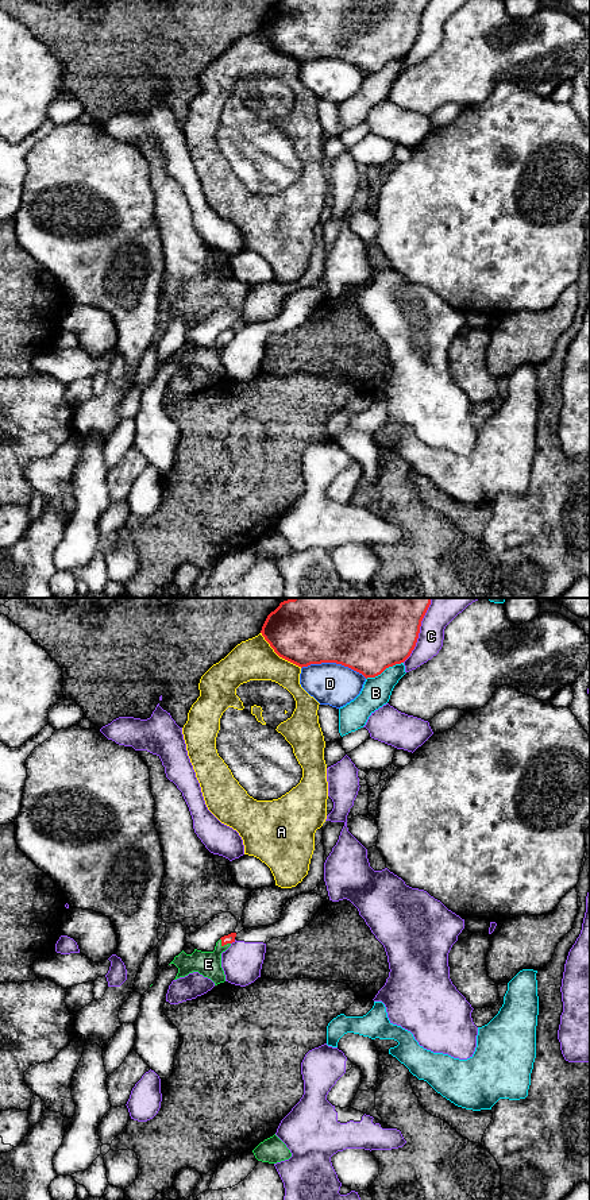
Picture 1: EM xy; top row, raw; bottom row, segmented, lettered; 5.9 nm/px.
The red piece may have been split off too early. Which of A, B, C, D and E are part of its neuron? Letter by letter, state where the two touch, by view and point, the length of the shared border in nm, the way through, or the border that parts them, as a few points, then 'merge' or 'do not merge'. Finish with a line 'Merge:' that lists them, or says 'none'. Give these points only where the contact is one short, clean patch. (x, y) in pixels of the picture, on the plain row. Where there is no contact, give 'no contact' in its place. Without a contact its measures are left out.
A: xy (278, 50) | 320 nm | do not merge
B: xy (384, 65) | 240 nm | do not merge
C: xy (419, 27) | 380 nm | do not merge
D: xy (334, 57) | 400 nm | do not merge
E: xy (223, 340) | 70 nm | across xy (230, 334), (223, 340), (208, 359) | merge
Merge: E

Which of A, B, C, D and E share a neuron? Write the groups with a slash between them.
A / B / C / D / E

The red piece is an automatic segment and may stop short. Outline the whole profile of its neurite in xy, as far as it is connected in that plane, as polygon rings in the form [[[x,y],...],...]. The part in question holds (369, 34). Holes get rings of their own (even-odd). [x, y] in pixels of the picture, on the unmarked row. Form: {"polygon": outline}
{"polygon": [[[279,0],[267,11],[261,28],[279,53],[301,63],[336,58],[367,74],[410,51],[428,3],[429,0]]]}

